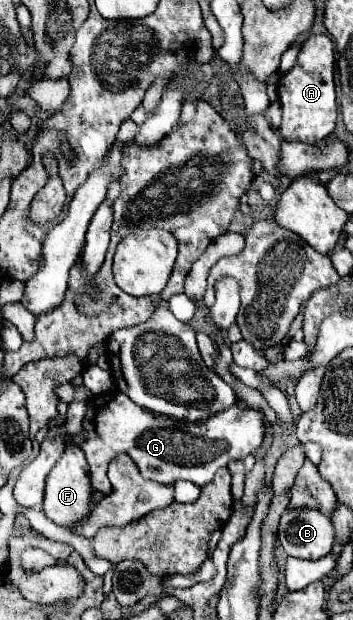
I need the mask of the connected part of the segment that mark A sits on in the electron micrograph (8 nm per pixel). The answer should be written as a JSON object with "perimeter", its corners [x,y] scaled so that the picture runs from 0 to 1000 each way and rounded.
{"perimeter":[[[881,56],[858,69],[836,108],[796,121],[785,134],[790,163],[802,173],[802,198],[790,215],[807,227],[853,227],[853,231],[892,234],[943,215],[955,195],[943,98],[949,95],[943,95],[938,63],[926,56]]]}

